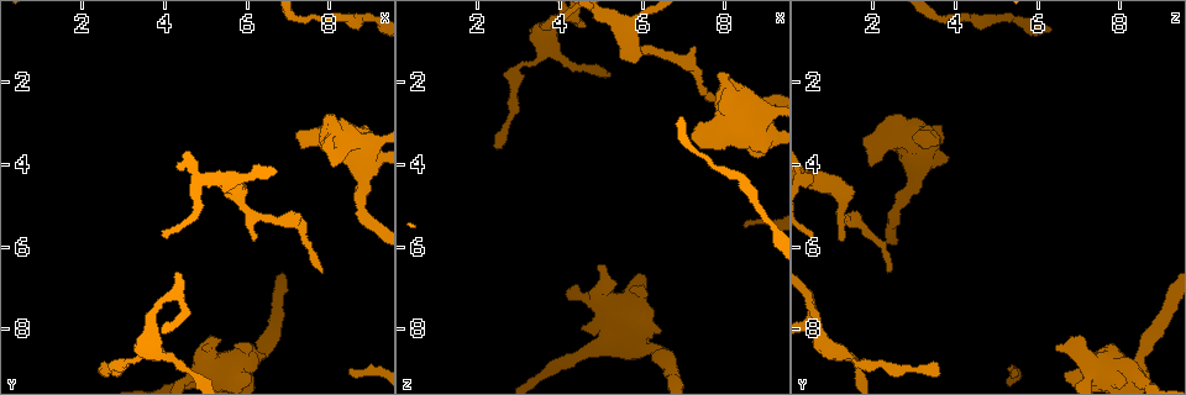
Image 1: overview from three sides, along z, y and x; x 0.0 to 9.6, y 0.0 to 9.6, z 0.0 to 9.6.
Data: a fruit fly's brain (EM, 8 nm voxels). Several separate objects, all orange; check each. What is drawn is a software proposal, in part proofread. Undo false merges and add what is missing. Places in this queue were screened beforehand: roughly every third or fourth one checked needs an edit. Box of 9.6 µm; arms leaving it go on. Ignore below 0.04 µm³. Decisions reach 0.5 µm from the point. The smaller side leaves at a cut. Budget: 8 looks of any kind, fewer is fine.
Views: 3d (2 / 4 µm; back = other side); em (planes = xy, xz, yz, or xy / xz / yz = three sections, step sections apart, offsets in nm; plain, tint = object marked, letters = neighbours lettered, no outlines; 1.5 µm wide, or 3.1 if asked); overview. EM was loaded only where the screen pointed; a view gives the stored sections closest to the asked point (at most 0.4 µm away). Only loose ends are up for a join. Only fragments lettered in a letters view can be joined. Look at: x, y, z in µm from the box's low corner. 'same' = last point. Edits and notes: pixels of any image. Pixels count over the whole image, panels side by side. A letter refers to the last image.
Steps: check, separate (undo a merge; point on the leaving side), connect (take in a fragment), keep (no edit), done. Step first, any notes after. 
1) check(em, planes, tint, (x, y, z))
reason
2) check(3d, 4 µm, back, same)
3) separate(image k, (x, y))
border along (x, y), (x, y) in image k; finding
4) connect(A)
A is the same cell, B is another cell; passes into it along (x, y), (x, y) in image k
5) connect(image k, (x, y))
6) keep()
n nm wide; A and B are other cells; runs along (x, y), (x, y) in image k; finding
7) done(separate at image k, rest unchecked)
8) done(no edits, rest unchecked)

check(em, planes, letters, (7.85, 6.55, 2.40))
long arm stops here

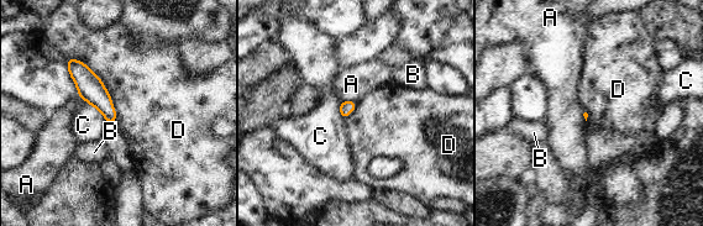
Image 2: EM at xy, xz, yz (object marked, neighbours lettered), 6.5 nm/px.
keep()
A, B, C and D are other cells; none of them fits

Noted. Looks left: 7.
check(3d, 4 µm, (6.05, 5.15, 1.20))
calibre changes

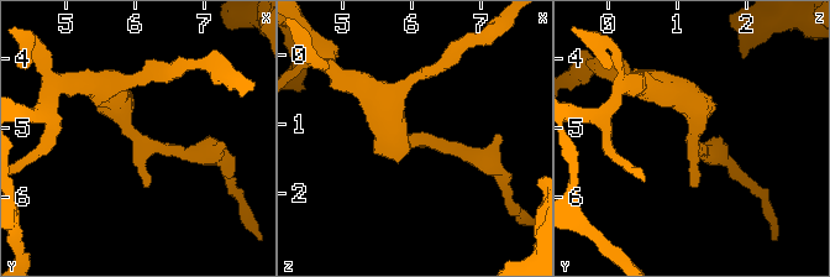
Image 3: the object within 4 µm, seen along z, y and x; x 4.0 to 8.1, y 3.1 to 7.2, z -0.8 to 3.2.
check(em, xy, step 8, tint, (6.05, 5.20, 1.20))
shape alone is not enough

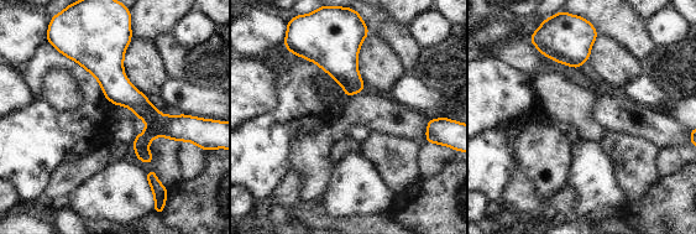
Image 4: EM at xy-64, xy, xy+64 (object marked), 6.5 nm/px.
check(em, xz, step 8, letters, same)
another direction

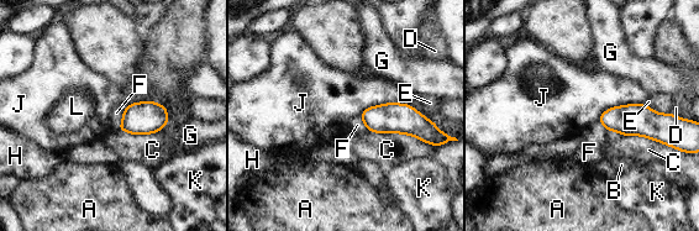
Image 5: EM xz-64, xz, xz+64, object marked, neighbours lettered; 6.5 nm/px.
keep()
A, B, C, D, E, F, G, H, J, K and L are other cells; border along (644, 103), (613, 105), (598, 120) in image 5; continuous, no second neuron

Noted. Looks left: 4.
check(3d, 2 µm, (4.95, 8.50, 6.40))
stops while still wide

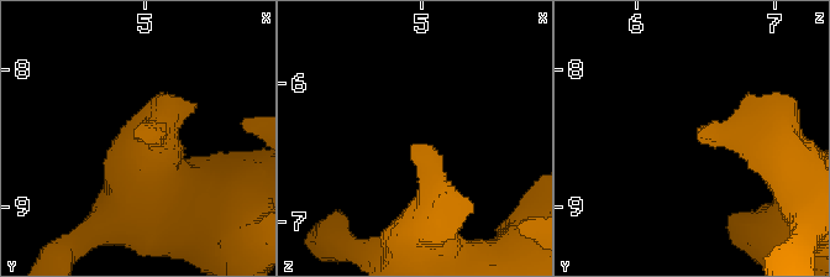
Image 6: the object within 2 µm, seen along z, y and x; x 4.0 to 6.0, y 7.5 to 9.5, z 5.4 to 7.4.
check(em, xy, step 8, letters, (4.92, 8.48, 6.46))

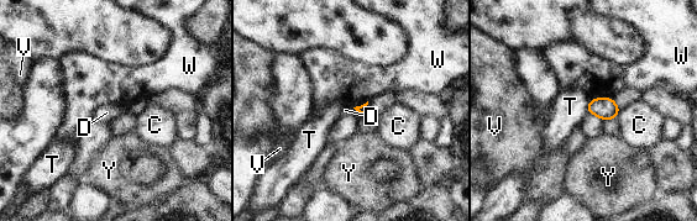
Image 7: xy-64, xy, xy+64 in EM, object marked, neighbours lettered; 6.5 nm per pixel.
check(em, planes, letters, same)
another direction

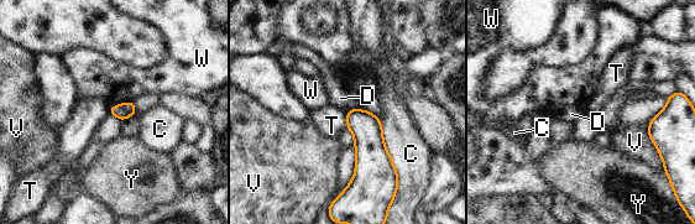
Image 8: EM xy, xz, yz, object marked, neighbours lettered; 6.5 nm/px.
keep()
C, D, T, V, W and Y are other cells; border along (345, 113), (346, 128) in image 8; no lettered fragment goes on from it

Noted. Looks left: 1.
done(no edits, rest unchecked)

